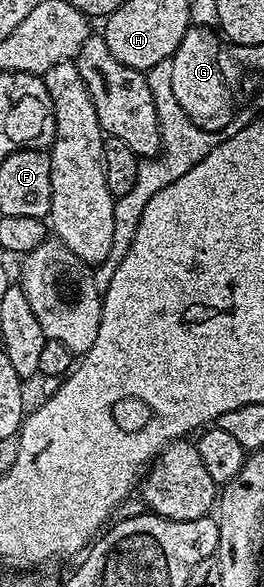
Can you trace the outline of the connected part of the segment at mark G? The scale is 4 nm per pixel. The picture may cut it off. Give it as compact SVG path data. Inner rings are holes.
M194 24L170 58L173 95L189 119L202 131L222 132L221 129L232 124L237 113L235 83L243 69L222 42L224 40L214 28Z

